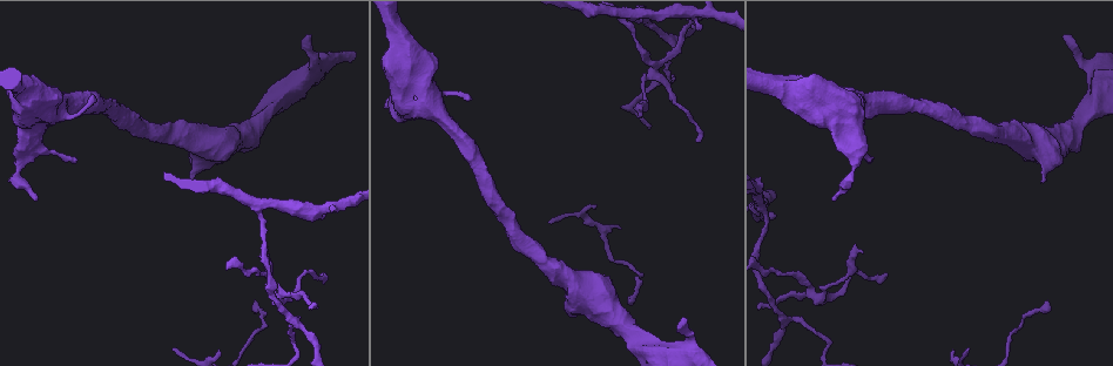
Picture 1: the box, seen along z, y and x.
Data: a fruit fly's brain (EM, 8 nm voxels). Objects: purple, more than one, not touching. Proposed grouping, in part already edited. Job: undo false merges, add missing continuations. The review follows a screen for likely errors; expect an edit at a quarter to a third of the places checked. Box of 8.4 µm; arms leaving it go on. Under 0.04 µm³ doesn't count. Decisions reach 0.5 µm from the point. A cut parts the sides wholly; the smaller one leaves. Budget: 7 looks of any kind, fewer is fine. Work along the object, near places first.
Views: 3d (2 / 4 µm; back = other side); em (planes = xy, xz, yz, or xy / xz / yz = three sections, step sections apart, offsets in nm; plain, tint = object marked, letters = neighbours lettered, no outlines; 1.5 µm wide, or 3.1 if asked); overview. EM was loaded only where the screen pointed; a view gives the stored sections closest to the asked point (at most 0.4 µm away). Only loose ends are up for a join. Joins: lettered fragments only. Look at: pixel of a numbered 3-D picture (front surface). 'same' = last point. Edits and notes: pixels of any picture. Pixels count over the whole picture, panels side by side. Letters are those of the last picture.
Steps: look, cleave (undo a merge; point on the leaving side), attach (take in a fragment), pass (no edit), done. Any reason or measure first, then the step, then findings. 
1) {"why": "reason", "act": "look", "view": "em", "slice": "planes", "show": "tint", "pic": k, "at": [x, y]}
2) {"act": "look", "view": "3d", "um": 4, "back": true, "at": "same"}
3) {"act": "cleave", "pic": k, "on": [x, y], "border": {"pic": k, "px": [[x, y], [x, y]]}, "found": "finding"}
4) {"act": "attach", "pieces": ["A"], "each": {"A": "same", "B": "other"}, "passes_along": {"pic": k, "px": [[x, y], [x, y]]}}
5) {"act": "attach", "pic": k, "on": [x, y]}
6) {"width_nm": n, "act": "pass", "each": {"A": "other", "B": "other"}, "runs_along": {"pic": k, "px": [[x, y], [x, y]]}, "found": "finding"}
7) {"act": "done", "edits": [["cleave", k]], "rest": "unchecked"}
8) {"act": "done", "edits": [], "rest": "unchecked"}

{"why": "an open end", "act": "look", "view": "3d", "um": 2, "pic": 1, "at": [1065, 37]}

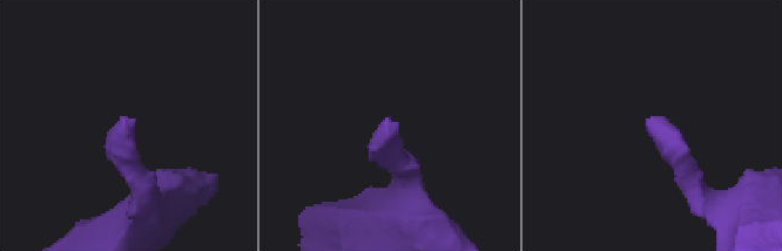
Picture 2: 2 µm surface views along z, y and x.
{"act": "look", "view": "em", "slice": "planes", "show": "tint", "pic": 2, "at": [650, 122]}

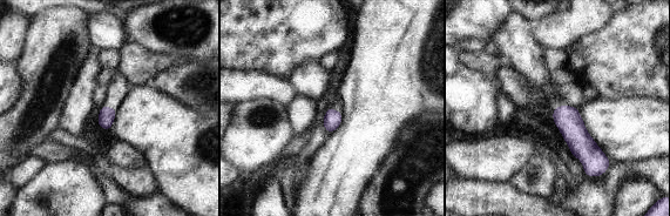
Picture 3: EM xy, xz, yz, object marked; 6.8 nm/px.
{"why": "what lies round it", "act": "look", "view": "em", "slice": "planes", "show": "letters", "at": "same"}

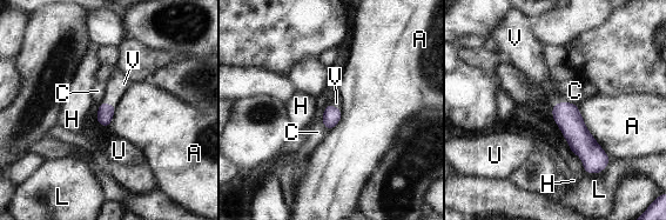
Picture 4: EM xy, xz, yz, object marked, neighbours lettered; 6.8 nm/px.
{"act": "attach", "pieces": ["V"], "each": {"A": "other", "C": "other", "H": "other", "L": "other", "U": "other", "V": "same"}, "passes_along": {"pic": 4, "px": [[566, 115], [559, 102], [539, 72]]}, "found": "the neuron continues"}

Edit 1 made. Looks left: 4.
{"why": "an open end", "act": "look", "view": "3d", "um": 4, "pic": 1, "at": [641, 116]}

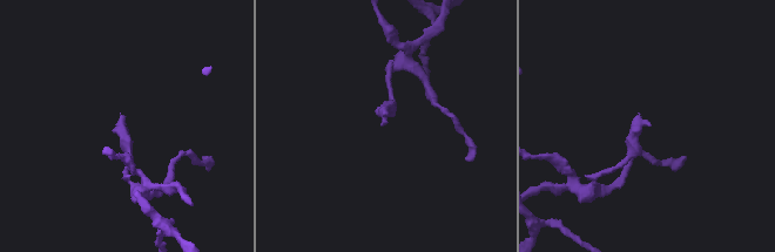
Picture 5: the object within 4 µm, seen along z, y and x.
{"why": "now the EM", "act": "look", "view": "em", "slice": "planes", "show": "letters", "pic": 5, "at": [122, 119]}

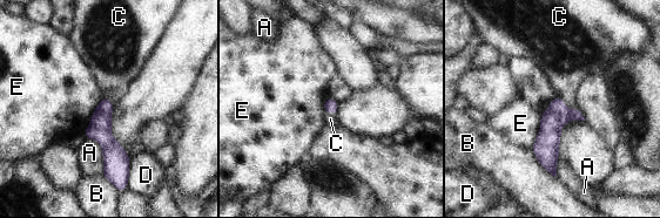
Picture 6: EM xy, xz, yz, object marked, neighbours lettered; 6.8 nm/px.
{"width_nm": 90, "act": "attach", "pieces": ["C"], "each": {"A": "other", "B": "other", "C": "same", "D": "other", "E": "other"}, "passes_along": {"pic": 6, "px": [[551, 122], [565, 106], [565, 69]]}, "found": "the neuron continues"}

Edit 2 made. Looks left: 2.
{"act": "done", "edits": [["attach", 4], ["attach", 6]], "rest": "unchecked"}

